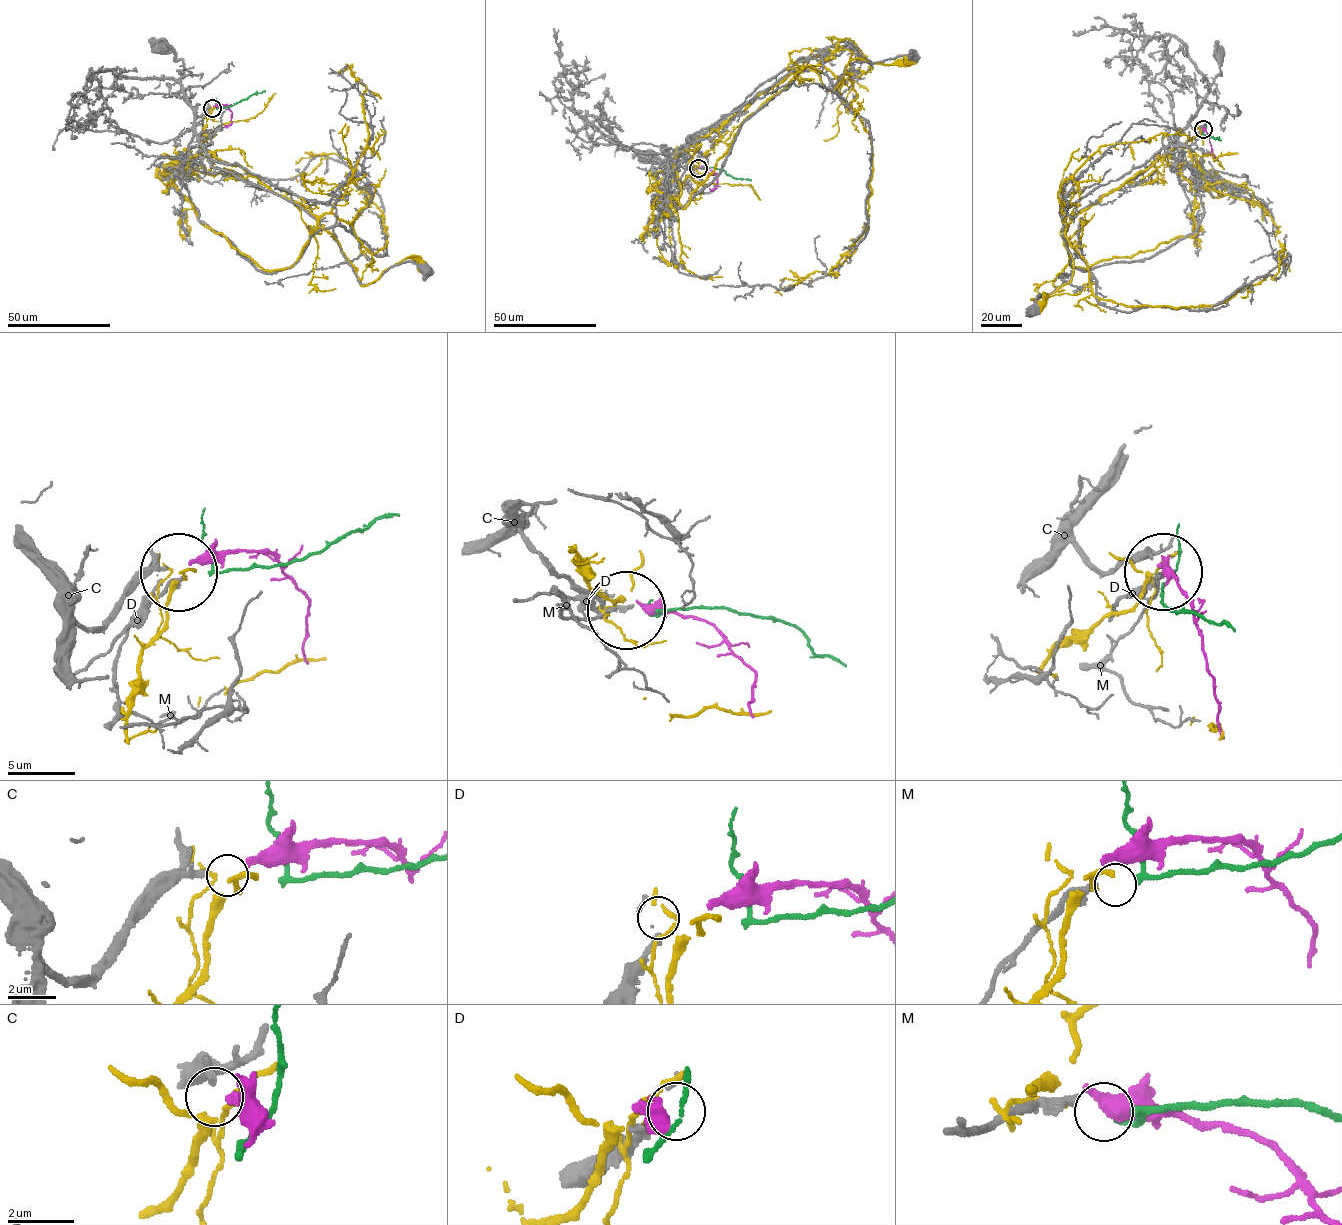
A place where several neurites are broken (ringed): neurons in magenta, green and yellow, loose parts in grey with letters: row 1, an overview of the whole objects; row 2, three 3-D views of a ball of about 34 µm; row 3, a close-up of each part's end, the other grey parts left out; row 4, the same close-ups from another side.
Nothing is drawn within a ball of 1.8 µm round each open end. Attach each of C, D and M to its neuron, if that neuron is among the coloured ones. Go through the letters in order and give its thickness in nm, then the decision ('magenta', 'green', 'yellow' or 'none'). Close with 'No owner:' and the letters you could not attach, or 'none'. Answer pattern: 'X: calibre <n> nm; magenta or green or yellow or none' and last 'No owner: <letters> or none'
C: calibre 240 nm; magenta
D: calibre 240 nm; none
M: calibre 280 nm; green
No owner: D

